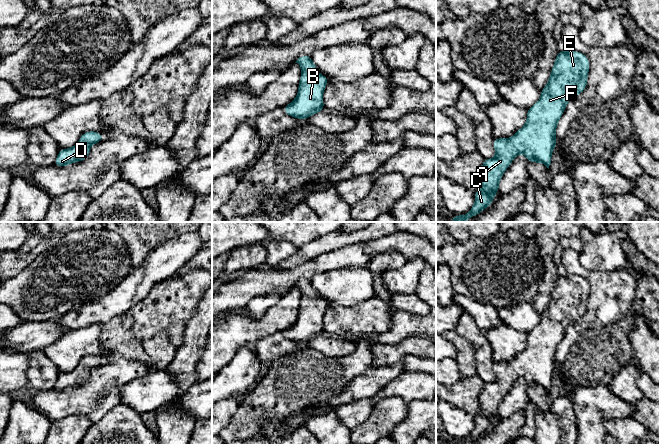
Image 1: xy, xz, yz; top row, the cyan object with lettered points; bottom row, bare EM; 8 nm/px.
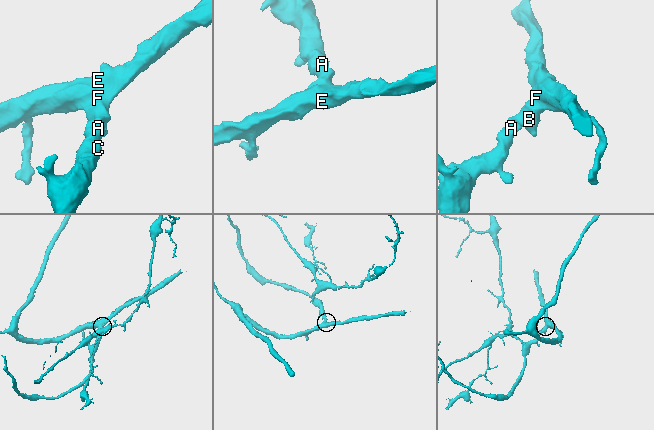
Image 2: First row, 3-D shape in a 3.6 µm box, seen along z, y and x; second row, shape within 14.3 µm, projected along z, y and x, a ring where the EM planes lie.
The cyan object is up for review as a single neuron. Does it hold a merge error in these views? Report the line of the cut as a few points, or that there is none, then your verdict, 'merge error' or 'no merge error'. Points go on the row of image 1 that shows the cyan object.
cut none; no merge error

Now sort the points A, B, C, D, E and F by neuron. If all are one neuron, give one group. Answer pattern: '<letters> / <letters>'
A B C D E F

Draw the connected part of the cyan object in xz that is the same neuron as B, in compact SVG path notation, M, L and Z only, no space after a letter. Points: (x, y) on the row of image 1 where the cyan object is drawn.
M301 56L295 63L300 65L302 73L298 94L290 104L282 109L290 117L305 120L315 113L325 110L323 93L329 80L317 72L311 56Z

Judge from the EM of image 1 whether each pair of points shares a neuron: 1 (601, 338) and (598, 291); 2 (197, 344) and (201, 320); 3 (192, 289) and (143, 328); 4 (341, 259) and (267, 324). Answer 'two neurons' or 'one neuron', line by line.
1: two neurons
2: one neuron
3: one neuron
4: two neurons

